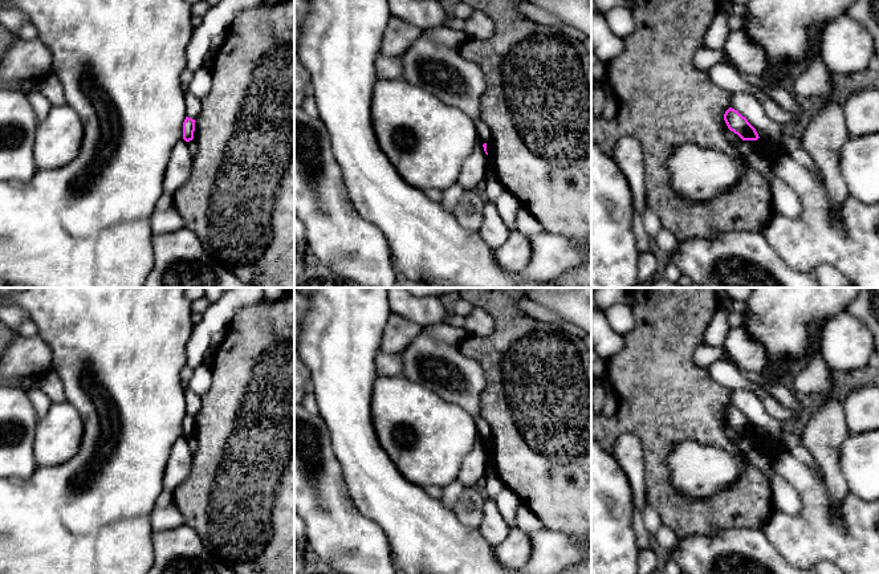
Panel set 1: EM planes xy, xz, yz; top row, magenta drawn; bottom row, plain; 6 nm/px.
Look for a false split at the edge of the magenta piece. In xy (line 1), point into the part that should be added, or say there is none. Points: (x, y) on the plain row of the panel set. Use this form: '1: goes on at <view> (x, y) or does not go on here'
1: does not go on here

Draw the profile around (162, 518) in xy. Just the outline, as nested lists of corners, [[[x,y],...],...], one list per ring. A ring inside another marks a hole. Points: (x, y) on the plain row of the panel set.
[[[175,504],[166,508],[154,508],[151,513],[151,528],[155,530],[170,530],[186,525],[183,514]]]

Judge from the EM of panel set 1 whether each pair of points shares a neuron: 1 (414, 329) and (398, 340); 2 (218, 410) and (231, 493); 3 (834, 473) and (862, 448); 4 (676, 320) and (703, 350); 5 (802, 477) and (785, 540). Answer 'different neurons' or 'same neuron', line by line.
1: same neuron
2: same neuron
3: different neurons
4: different neurons
5: same neuron

